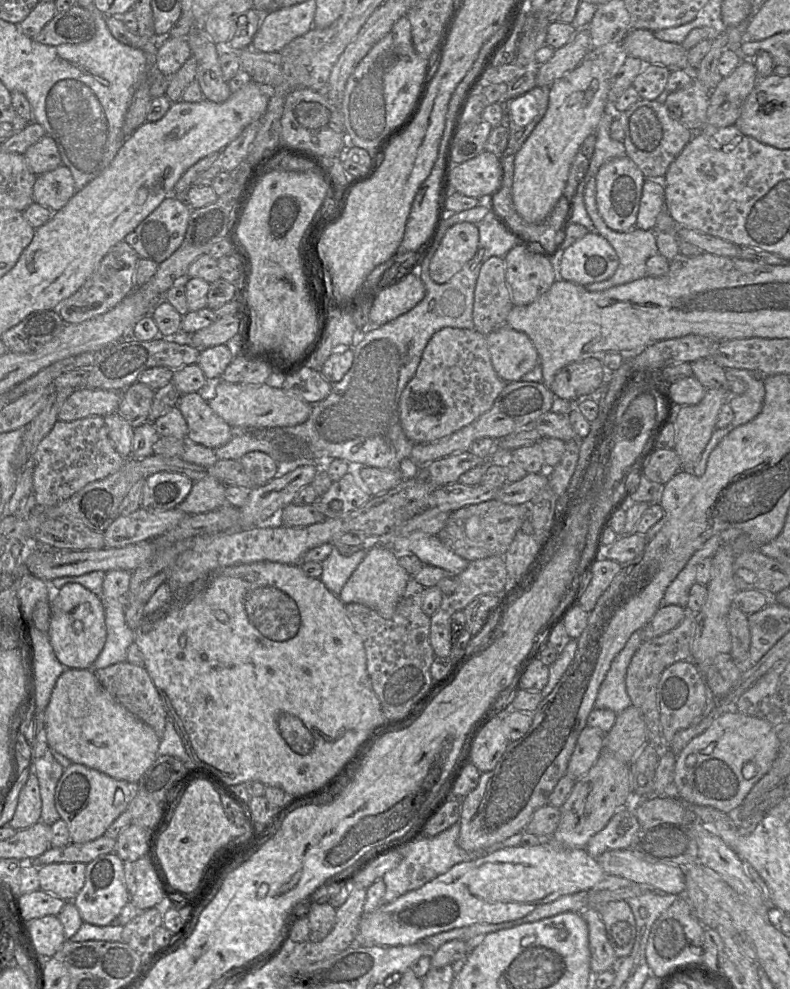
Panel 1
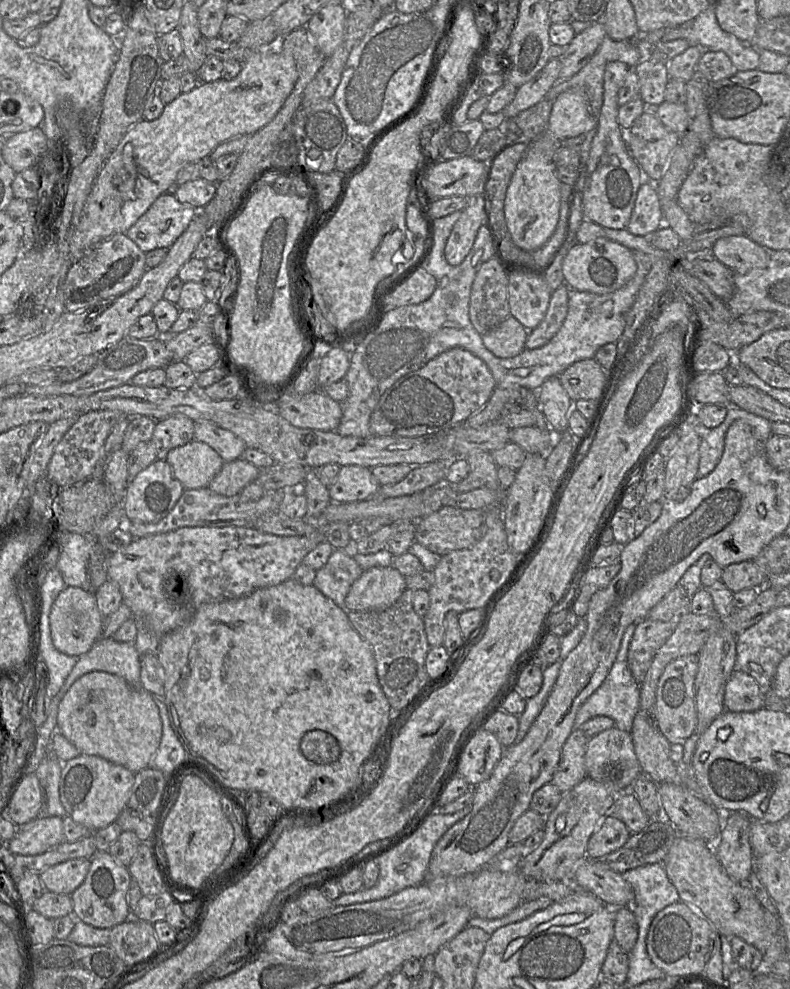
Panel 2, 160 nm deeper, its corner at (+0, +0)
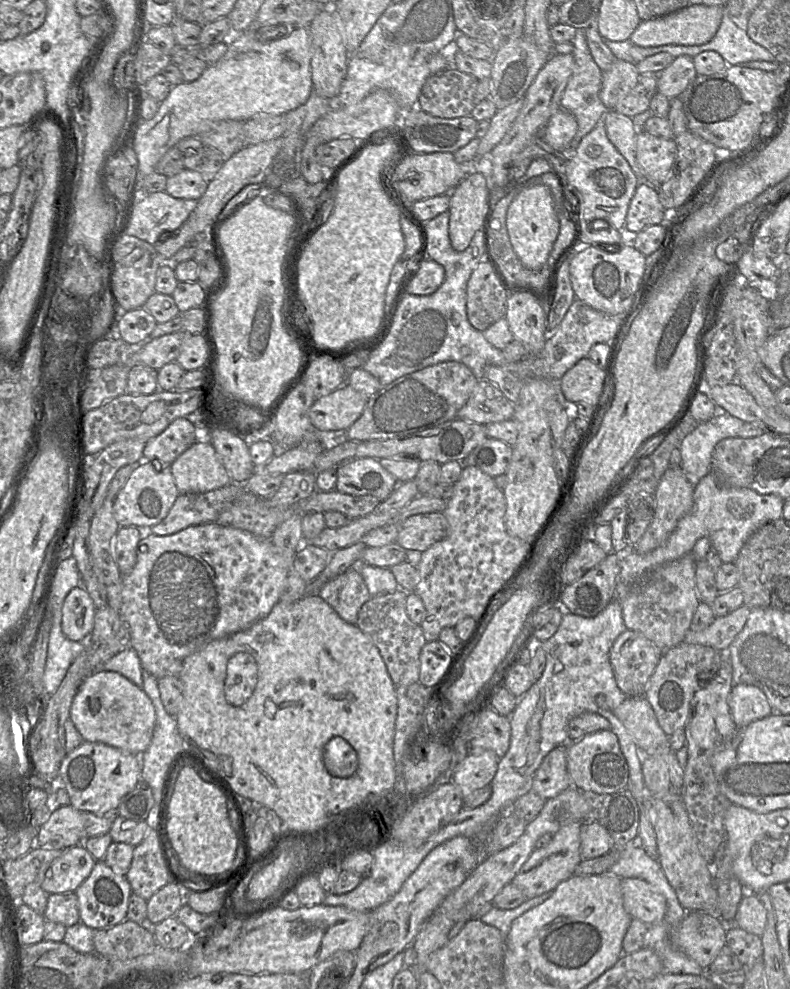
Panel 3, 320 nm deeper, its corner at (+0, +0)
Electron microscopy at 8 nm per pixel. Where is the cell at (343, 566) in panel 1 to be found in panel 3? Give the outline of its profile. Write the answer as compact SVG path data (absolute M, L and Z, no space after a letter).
M357 566L328 581L318 596L327 602L344 621L356 625L358 612L371 595Z

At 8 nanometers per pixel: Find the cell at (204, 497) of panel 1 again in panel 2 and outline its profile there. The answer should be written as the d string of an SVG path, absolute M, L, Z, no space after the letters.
M241 457L224 462L220 472L207 487L217 494L231 497L239 494L247 484L255 481L259 472L260 468Z

